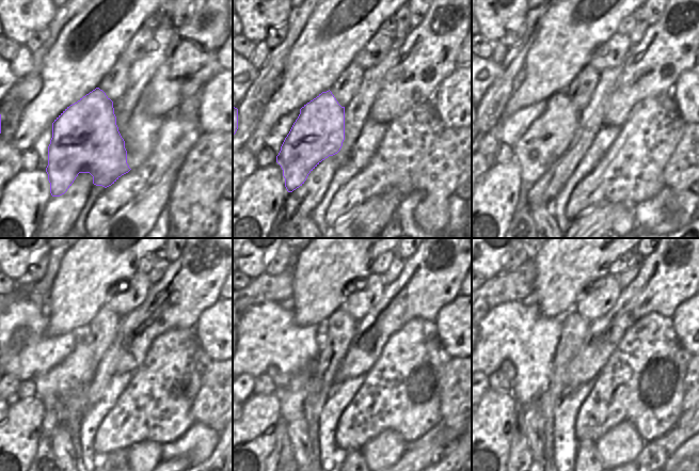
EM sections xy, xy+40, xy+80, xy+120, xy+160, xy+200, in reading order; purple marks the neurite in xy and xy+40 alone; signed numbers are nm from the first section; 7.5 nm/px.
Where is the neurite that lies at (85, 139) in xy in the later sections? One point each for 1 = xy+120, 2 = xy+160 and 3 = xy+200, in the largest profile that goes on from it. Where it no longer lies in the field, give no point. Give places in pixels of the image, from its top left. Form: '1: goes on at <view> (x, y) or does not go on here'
1: goes on at xy+120 (77, 370)
2: goes on at xy+160 (280, 380)
3: goes on at xy+200 (507, 367)

